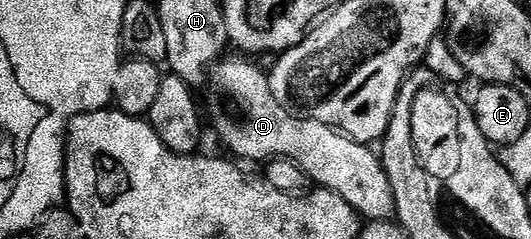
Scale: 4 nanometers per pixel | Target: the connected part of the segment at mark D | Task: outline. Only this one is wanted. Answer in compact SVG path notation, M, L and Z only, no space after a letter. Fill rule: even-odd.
M223 56L208 73L208 121L214 124L219 139L235 153L233 156L261 163L275 159L295 161L315 186L340 195L344 203L358 212L359 218L367 222L391 220L396 213L394 192L379 154L375 150L373 153L370 145L350 140L331 125L307 121L304 117L288 112L284 106L276 103L267 70L253 65L249 56L238 56L242 57Z

